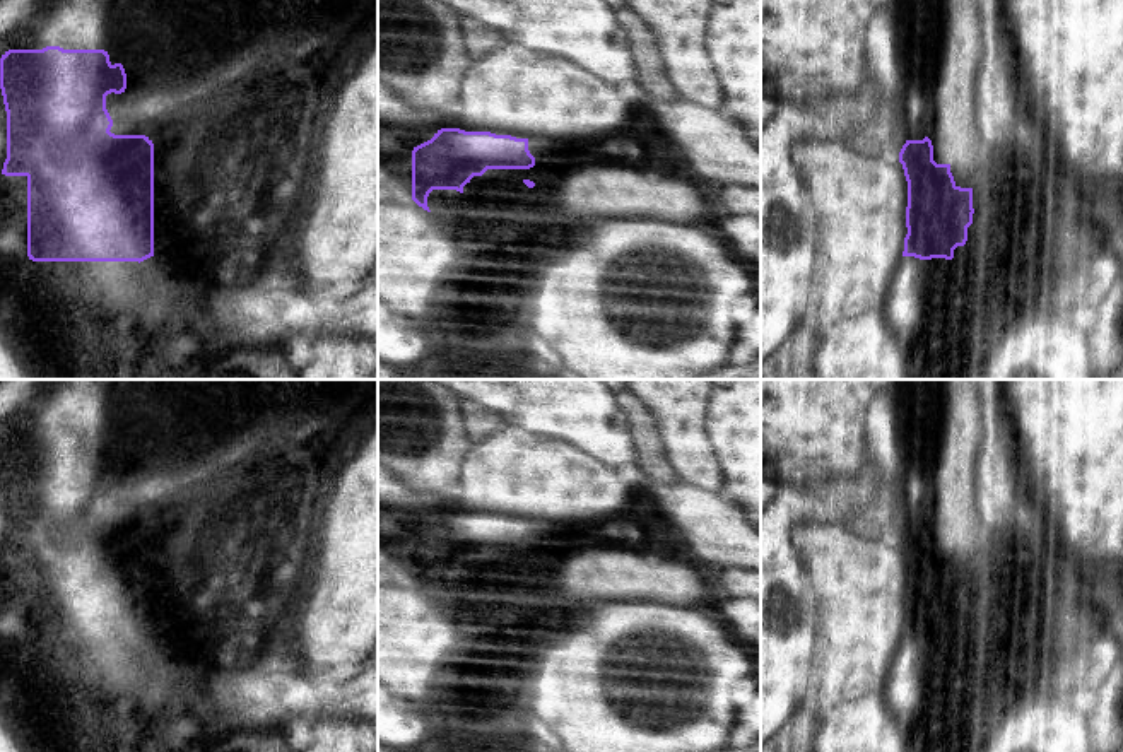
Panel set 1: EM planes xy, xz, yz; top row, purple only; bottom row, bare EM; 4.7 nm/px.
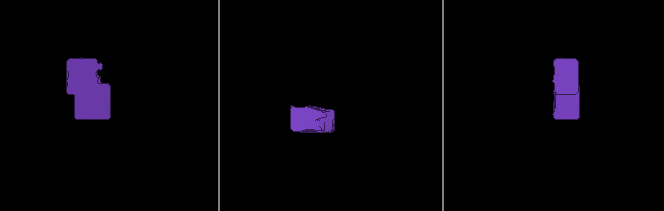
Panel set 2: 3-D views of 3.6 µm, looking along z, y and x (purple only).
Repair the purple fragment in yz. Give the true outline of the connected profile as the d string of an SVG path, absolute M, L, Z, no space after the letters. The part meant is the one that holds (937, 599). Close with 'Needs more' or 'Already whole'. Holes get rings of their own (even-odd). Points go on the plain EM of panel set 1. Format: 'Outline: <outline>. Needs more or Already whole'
Outline: M928 520L906 523L899 545L908 564L908 617L882 696L889 714L904 721L920 714L928 701L923 644L954 641L954 632L967 624L974 591L973 571L957 569L950 547L933 543L933 528Z. Needs more

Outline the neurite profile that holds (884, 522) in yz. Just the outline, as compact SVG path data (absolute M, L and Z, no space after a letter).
M906 489L899 492L897 501L879 499L872 508L865 509L861 516L846 525L851 532L868 540L897 540L906 526Z

